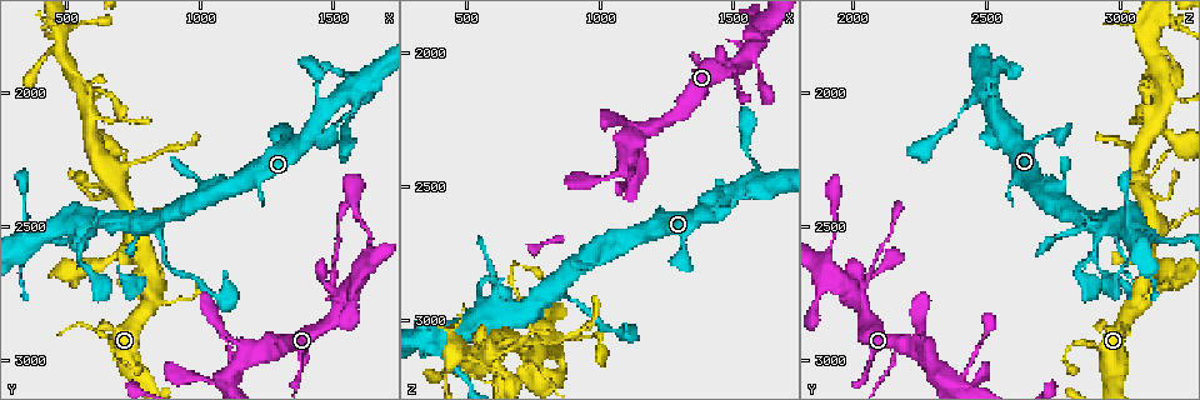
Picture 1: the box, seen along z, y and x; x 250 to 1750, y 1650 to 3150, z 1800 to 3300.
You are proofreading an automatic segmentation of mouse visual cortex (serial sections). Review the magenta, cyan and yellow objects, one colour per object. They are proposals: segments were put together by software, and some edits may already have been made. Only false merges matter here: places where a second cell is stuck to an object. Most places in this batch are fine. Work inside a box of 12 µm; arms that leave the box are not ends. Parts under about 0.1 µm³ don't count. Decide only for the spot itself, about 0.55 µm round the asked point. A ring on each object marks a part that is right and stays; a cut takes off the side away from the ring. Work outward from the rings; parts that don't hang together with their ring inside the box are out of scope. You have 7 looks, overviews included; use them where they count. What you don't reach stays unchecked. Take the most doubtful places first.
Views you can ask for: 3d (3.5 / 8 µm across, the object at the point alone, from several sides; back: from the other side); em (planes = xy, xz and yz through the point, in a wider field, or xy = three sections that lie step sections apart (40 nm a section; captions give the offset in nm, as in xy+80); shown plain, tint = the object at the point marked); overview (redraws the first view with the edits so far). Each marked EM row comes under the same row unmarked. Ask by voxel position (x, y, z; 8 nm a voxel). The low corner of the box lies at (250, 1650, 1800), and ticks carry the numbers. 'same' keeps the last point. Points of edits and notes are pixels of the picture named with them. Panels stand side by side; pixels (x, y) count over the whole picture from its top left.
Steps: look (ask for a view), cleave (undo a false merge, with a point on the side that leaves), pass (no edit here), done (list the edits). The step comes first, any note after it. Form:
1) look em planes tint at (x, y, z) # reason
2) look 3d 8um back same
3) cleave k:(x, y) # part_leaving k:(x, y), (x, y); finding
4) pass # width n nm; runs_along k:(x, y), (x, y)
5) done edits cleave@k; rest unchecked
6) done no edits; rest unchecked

look 3d 3.5um at (780, 2510, 3200) # small branch off a trunk

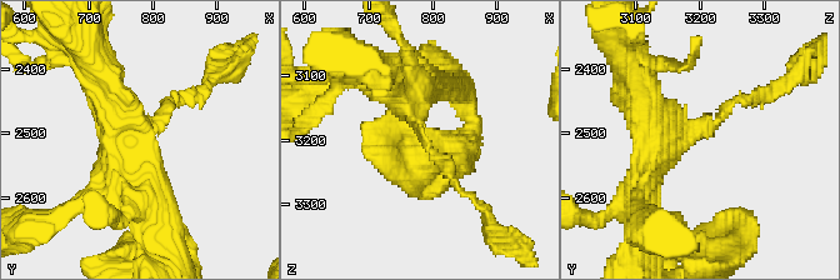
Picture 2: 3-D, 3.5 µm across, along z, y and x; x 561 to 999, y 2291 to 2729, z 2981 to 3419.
look em planes tint at (780, 2505, 3195) # arms 3; arm_widths 150, 400, 500 nm

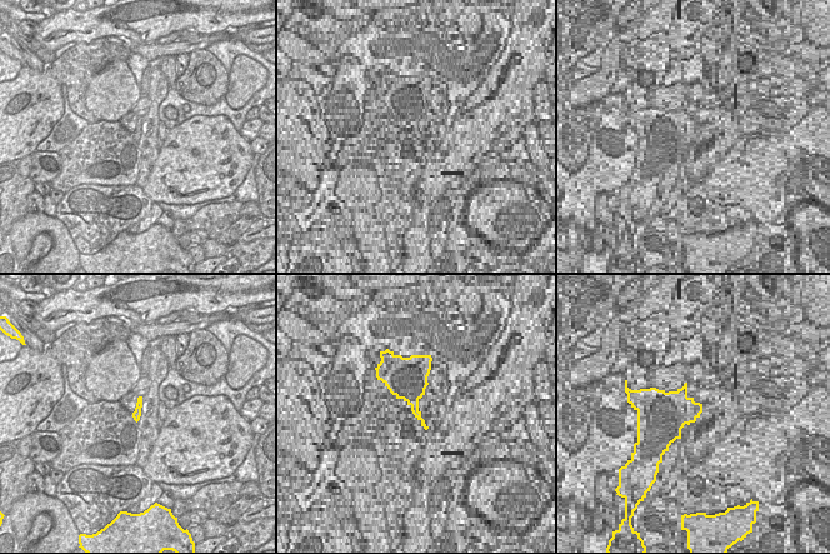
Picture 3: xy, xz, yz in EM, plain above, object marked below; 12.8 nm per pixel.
pass # runs_along 2:(644, 183), (660, 144), (753, 98); all the same cell

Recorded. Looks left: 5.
look 3d 8um at (830, 2520, 2900) # three-way junction

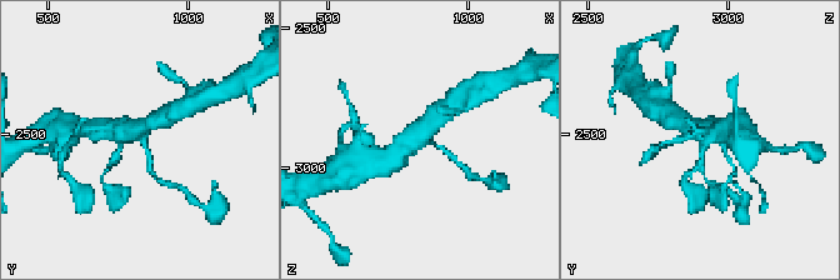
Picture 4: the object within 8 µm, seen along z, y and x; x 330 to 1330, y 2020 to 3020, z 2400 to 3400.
look 3d 3.5um back at (840, 2510, 2910)

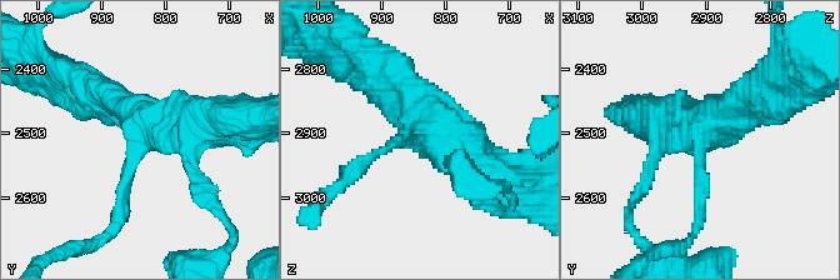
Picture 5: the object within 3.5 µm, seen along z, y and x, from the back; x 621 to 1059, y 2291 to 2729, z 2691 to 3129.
pass # arm_widths 150, 450, 600 nm; runs_along 5:(384, 70), (473, 164), (504, 183); continuous, no second cell

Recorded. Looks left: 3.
look 3d 3.5um at (1570, 2010, 2470) # thick turns thin

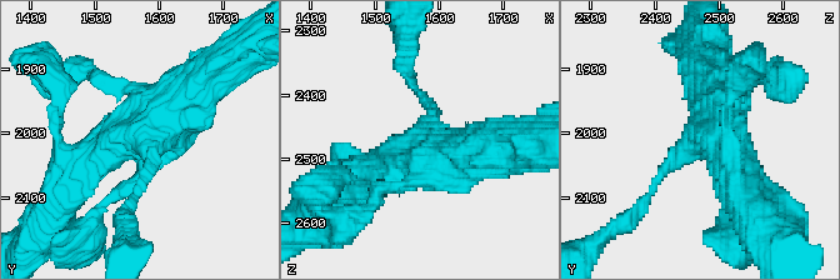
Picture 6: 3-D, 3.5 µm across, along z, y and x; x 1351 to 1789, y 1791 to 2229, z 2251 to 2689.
look em xy step 5 tint at (1575, 2005, 2475) # now the EM

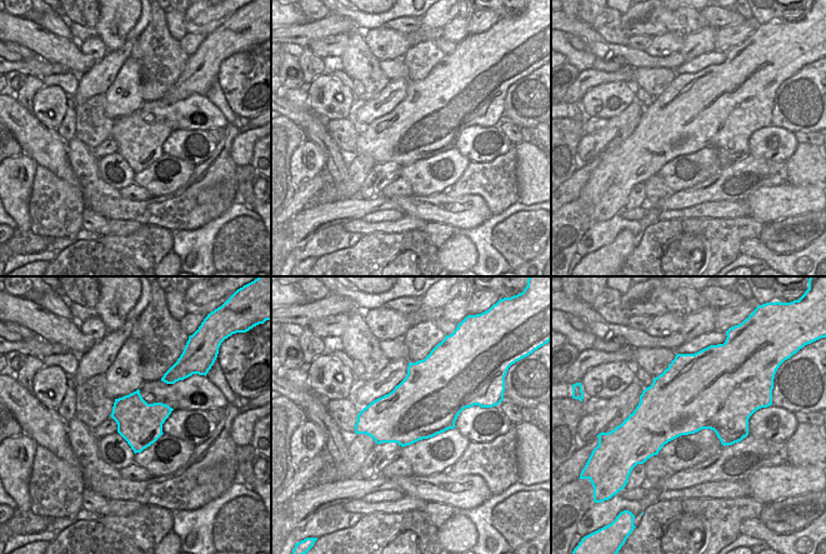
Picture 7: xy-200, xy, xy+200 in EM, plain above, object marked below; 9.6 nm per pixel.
pass # runs_along 6:(69, 188), (195, 84); one cell here

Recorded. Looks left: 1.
done no edits; rest unchecked

